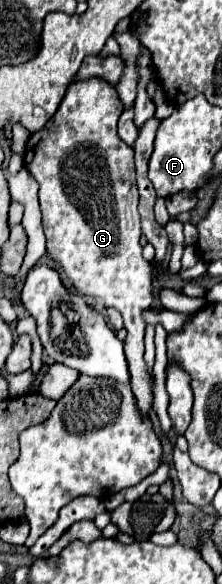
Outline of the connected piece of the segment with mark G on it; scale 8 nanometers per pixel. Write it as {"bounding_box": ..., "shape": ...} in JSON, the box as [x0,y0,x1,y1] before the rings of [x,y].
{"bounding_box":[24,78,152,418],"shape":[[[90,78],[88,82],[74,82],[58,112],[40,132],[34,132],[26,144],[24,166],[40,184],[40,210],[42,226],[46,234],[46,248],[54,262],[66,272],[74,288],[82,296],[96,296],[114,306],[122,318],[128,336],[124,340],[124,354],[128,360],[130,386],[136,398],[136,408],[142,418],[150,418],[152,408],[152,390],[150,374],[144,364],[144,318],[142,312],[152,306],[152,264],[142,258],[140,246],[140,216],[138,216],[138,188],[136,188],[136,170],[134,170],[134,150],[124,146],[116,138],[116,122],[122,114],[120,102],[116,102],[116,90],[112,84]]]}

